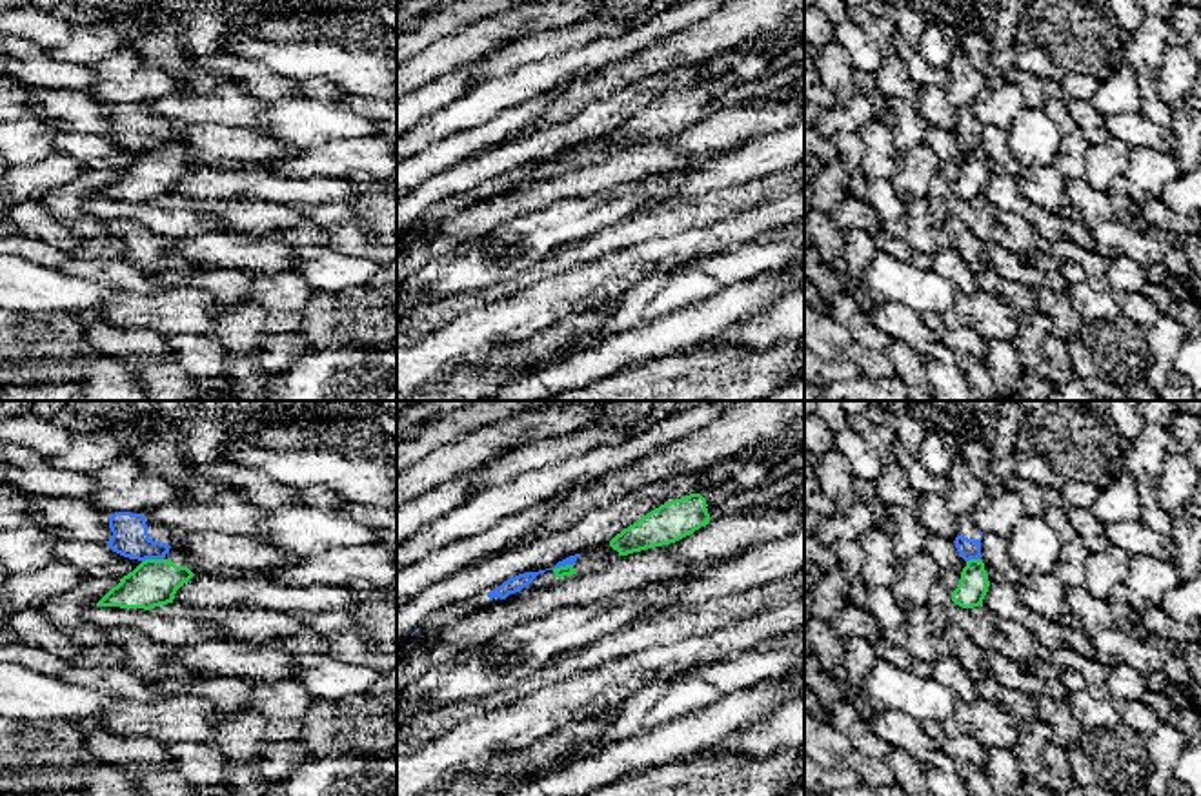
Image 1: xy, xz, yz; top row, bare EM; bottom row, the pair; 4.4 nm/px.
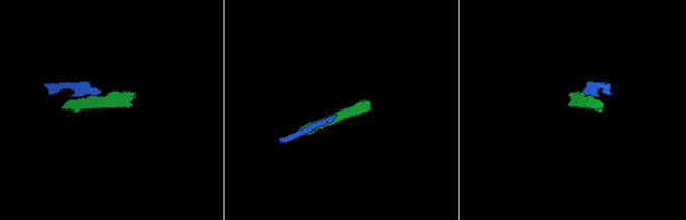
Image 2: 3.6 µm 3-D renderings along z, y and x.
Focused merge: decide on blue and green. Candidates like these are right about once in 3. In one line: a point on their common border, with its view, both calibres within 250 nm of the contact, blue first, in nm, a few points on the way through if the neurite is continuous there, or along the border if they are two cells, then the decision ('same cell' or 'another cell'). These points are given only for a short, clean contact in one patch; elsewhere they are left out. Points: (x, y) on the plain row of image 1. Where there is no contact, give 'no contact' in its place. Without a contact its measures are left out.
contact xy (151, 150); calibres 160 and 200 nm; border xy (162, 150), (146, 150), (142, 153); another cell

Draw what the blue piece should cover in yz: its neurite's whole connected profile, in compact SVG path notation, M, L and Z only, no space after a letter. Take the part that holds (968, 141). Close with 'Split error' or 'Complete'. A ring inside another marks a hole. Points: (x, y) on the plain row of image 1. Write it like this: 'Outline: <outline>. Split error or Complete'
Outline: M970 106L957 107L959 128L955 129L955 140L964 153L981 149L981 128L983 124L974 117Z. Split error

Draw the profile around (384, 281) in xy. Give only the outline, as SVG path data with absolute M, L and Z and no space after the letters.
M397 259L382 266L382 270L371 277L368 288L378 290L397 301Z

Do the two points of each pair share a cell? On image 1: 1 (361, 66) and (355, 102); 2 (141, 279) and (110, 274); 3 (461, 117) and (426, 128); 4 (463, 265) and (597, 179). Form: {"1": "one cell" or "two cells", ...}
{"1": "one cell", "2": "one cell", "3": "one cell", "4": "two cells"}

